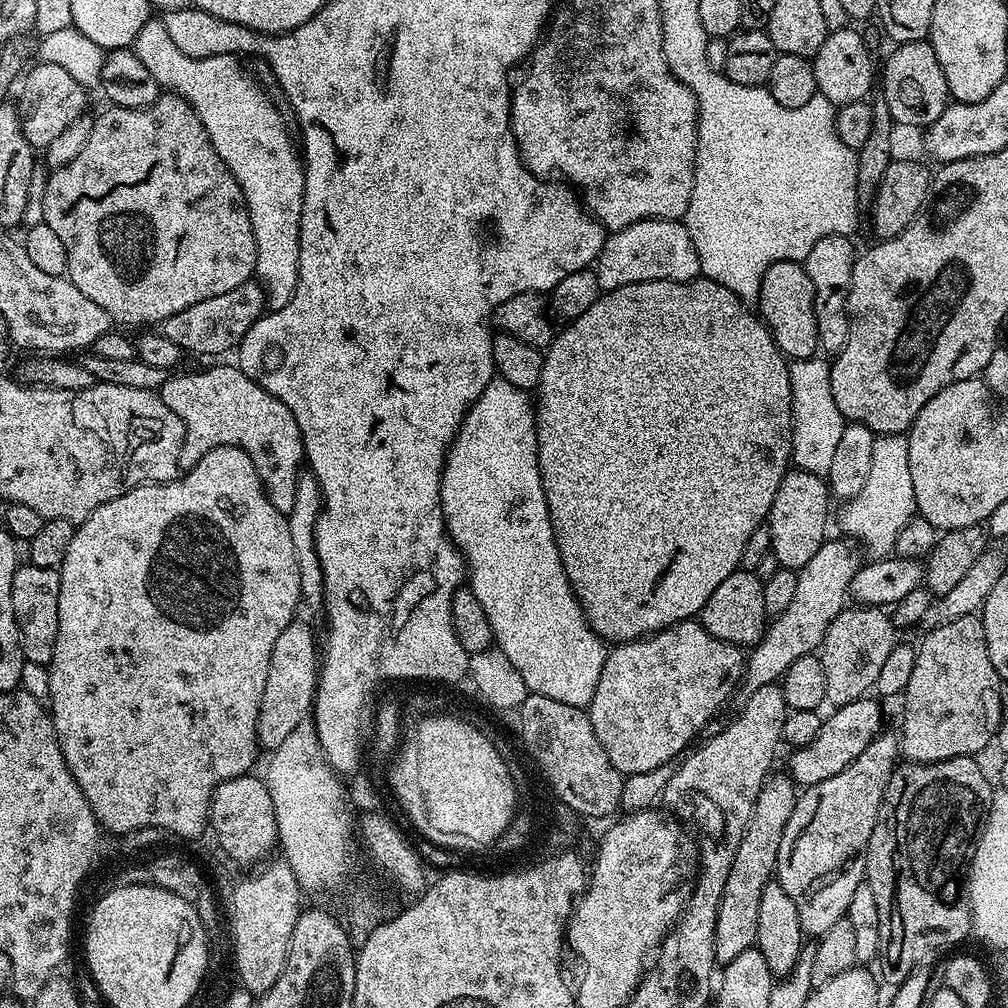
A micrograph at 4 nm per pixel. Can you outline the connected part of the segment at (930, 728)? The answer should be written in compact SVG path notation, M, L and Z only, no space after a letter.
M979 615L954 618L942 626L931 629L928 636L916 648L914 671L902 694L904 700L904 736L899 737L898 752L905 761L914 764L933 764L959 756L975 757L997 735L1000 713L1000 687L1002 681L994 662L990 662L990 650L986 646L986 630Z

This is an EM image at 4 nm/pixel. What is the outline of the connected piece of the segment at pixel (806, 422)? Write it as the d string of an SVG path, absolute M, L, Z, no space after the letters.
M826 359L793 360L789 363L790 390L792 391L792 459L795 467L806 470L815 476L827 477L838 441L842 439L842 430L846 423L844 415L838 410L838 402L834 402L834 390L830 390L830 374L832 365Z

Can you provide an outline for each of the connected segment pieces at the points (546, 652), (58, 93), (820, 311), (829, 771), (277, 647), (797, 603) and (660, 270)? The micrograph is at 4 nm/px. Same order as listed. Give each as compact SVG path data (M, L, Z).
M493 378L486 386L486 390L482 390L482 394L478 394L476 401L468 407L468 413L464 415L456 437L448 448L448 455L444 457L444 469L440 475L440 509L444 515L446 534L452 539L461 556L464 557L467 568L467 587L472 589L474 598L478 598L478 602L482 602L482 610L486 610L486 618L492 627L495 647L499 648L502 654L506 654L506 658L510 658L514 670L518 670L518 674L522 674L522 682L526 682L529 693L554 698L554 702L566 702L566 706L587 709L588 703L594 698L594 690L598 686L598 678L602 674L606 644L596 635L594 629L588 627L588 619L585 618L584 611L580 609L578 598L572 592L570 582L566 578L566 570L562 566L562 558L558 554L558 546L546 506L546 494L542 490L540 481L540 467L536 453L534 400L525 389L510 386L510 382Z
M43 62L34 64L23 73L22 83L19 85L21 88L18 111L20 125L33 149L44 150L50 142L54 142L54 138L58 138L58 134L62 134L62 130L66 130L66 126L70 126L70 122L74 122L85 111L86 89L74 82L74 78L70 78L70 74L62 70L62 66Z
M847 236L818 238L814 250L802 261L810 282L814 282L814 318L818 322L820 348L829 354L840 352L846 346L850 334L848 321L848 291L852 285L852 271L856 265L858 248Z
M872 699L855 700L835 709L831 713L833 716L829 720L827 717L821 723L818 738L814 738L814 742L797 748L791 753L792 757L788 760L786 772L797 785L807 786L826 782L826 778L834 778L834 774L842 774L842 770L846 770L846 766L854 762L854 758L858 758L858 754L862 754L866 746L870 746L873 738L880 735L882 731L880 723L884 720L883 714L880 713L881 701Z
M293 620L286 630L275 639L270 656L270 670L267 671L266 690L260 703L257 743L266 750L277 748L287 735L311 711L318 675L318 642L309 626Z
M825 539L818 554L814 554L814 558L796 572L798 586L794 589L790 606L786 606L786 610L782 610L782 614L765 627L759 644L747 653L743 669L745 693L777 683L785 670L798 662L798 658L813 655L823 642L830 622L834 622L834 618L846 607L848 587L856 571L862 567L862 560L856 557L857 549L847 539L839 539Z
M639 220L625 228L617 228L605 239L600 255L594 261L594 271L601 289L605 292L618 286L630 286L638 282L654 282L655 280L673 280L686 282L697 279L701 275L698 262L698 250L694 250L694 242L680 220Z

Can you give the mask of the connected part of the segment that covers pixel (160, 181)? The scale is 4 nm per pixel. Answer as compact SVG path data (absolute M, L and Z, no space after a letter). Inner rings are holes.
M165 91L155 102L145 108L105 107L105 112L93 119L90 138L86 138L86 146L74 162L55 169L51 173L48 185L44 188L43 223L58 234L62 246L66 246L68 270L66 276L72 284L86 294L92 302L105 310L112 322L120 324L144 324L140 326L156 326L160 321L170 318L170 314L178 314L186 310L186 306L194 306L194 302L202 302L206 298L218 298L218 294L226 294L226 290L234 290L234 286L242 286L253 279L256 271L256 243L254 230L250 226L250 214L240 189L240 183L234 174L218 158L218 150L210 142L206 134L206 126L194 114L194 110L174 92Z

